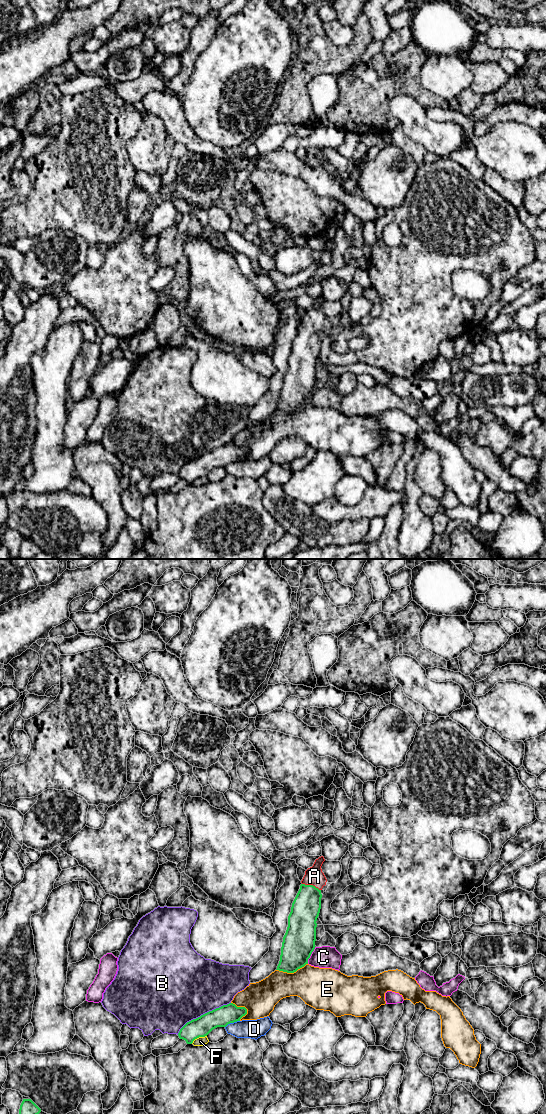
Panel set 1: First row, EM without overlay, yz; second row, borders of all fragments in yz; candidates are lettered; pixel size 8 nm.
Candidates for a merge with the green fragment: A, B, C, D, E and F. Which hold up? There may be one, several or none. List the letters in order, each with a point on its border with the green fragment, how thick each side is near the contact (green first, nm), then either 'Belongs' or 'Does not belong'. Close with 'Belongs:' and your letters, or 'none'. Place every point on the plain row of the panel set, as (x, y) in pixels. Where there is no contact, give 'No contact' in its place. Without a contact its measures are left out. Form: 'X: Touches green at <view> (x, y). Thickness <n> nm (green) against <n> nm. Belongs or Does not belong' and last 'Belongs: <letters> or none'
A: Touches green at yz (311, 325). Thickness 220 nm (green) against 150 nm. Belongs
B: Touches green at yz (203, 454). Thickness 160 nm (green) against 500 nm. Does not belong
C: Touches green at yz (310, 395). Thickness 260 nm (green) against 180 nm. Does not belong
D: Touches green at yz (232, 462). Thickness 160 nm (green) against 160 nm. Does not belong
E: Touches green at yz (291, 412). Thickness 260 nm (green) against 320 nm. Does not belong
F: Touches green at yz (198, 477). Thickness 160 nm (green) against 70 nm. Does not belong
Belongs: A

